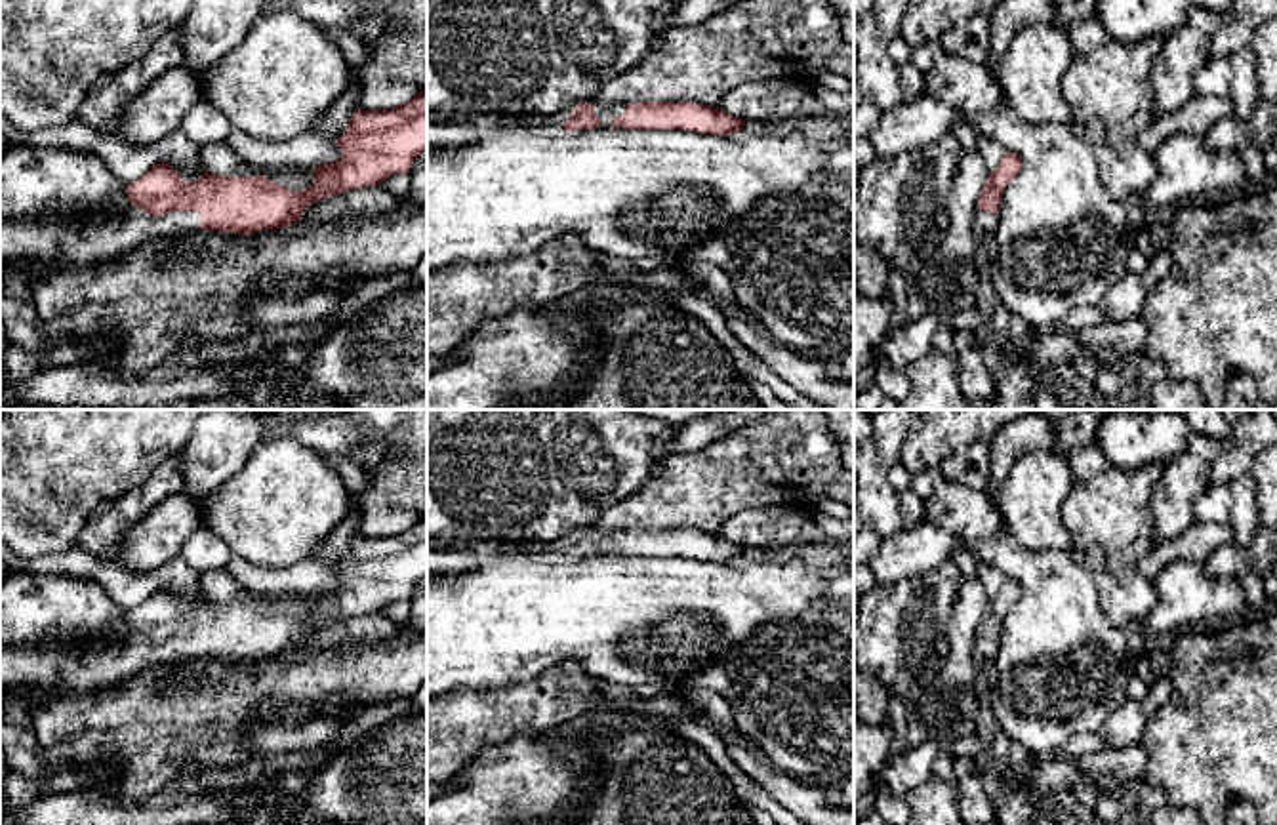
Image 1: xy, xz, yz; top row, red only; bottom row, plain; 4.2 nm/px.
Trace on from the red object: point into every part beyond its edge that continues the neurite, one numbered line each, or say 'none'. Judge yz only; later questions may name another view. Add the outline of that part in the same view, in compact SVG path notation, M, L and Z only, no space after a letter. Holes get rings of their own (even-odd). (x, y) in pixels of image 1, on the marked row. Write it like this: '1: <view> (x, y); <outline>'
1: yz (984, 223); M976 206L972 234L980 246L993 240L997 227L999 227L999 213L982 211L980 206Z

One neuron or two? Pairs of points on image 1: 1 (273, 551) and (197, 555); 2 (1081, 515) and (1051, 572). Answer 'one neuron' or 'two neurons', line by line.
1: two neurons
2: two neurons

